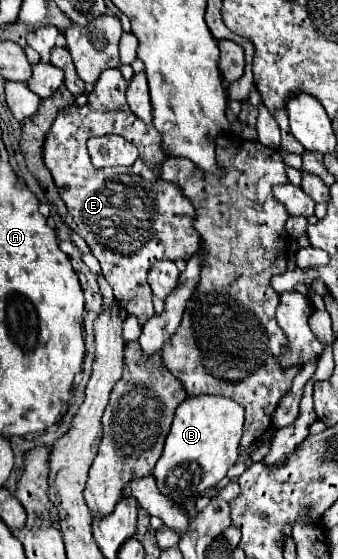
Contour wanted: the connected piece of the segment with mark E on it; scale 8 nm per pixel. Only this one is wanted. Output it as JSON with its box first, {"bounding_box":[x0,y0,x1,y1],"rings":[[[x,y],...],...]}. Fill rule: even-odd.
{"bounding_box":[43,68,201,324],"rings":[[[117,68],[103,70],[93,92],[89,94],[87,104],[71,106],[55,118],[45,138],[43,160],[53,174],[61,198],[67,204],[67,224],[87,242],[93,256],[99,260],[103,268],[103,276],[113,288],[117,302],[127,310],[129,316],[135,316],[139,324],[145,324],[155,314],[151,302],[151,288],[147,284],[147,272],[151,264],[155,260],[171,260],[171,262],[189,260],[201,248],[201,238],[193,226],[195,206],[183,196],[181,188],[175,182],[167,182],[161,178],[159,170],[165,160],[165,154],[159,148],[159,134],[155,126],[141,122],[129,110],[129,104],[125,100],[125,90],[127,90],[127,82]],[[105,134],[119,134],[125,140],[129,140],[133,146],[137,146],[139,158],[135,160],[135,164],[127,168],[101,168],[101,170],[93,168],[85,142],[91,136],[105,136]]]}

